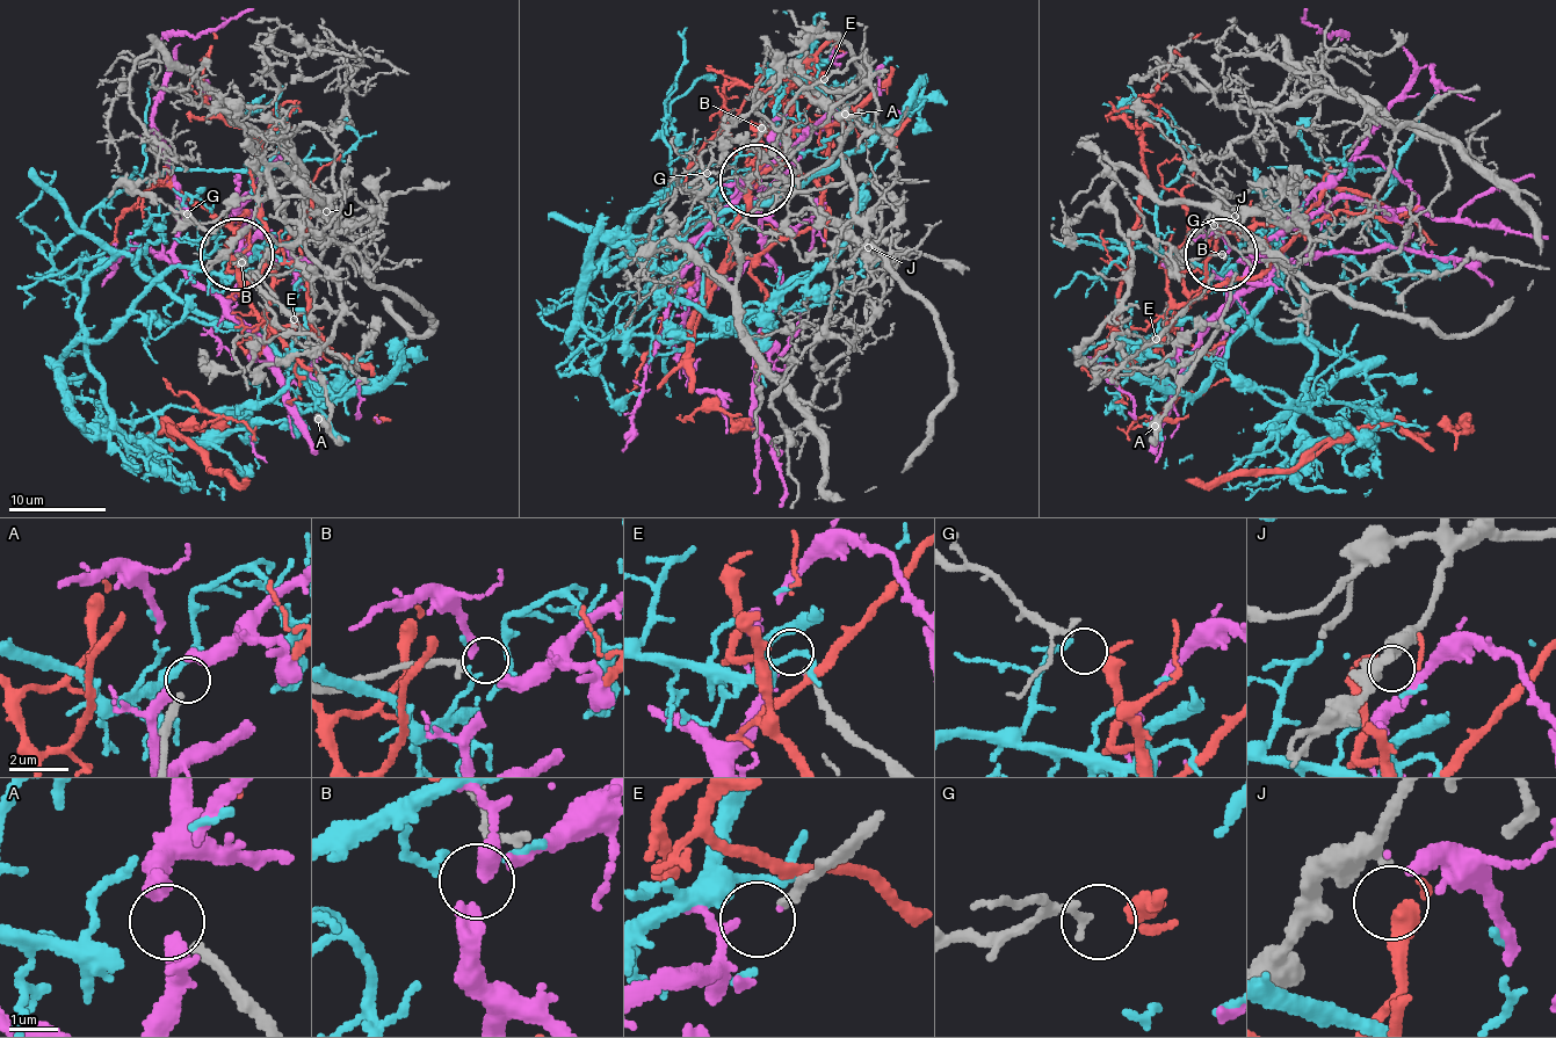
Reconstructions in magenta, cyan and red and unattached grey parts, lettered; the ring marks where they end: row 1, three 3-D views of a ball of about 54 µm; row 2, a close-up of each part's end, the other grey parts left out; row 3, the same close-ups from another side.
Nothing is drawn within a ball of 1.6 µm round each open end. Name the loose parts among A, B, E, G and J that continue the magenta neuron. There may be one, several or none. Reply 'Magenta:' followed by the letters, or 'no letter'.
Magenta: no letter

